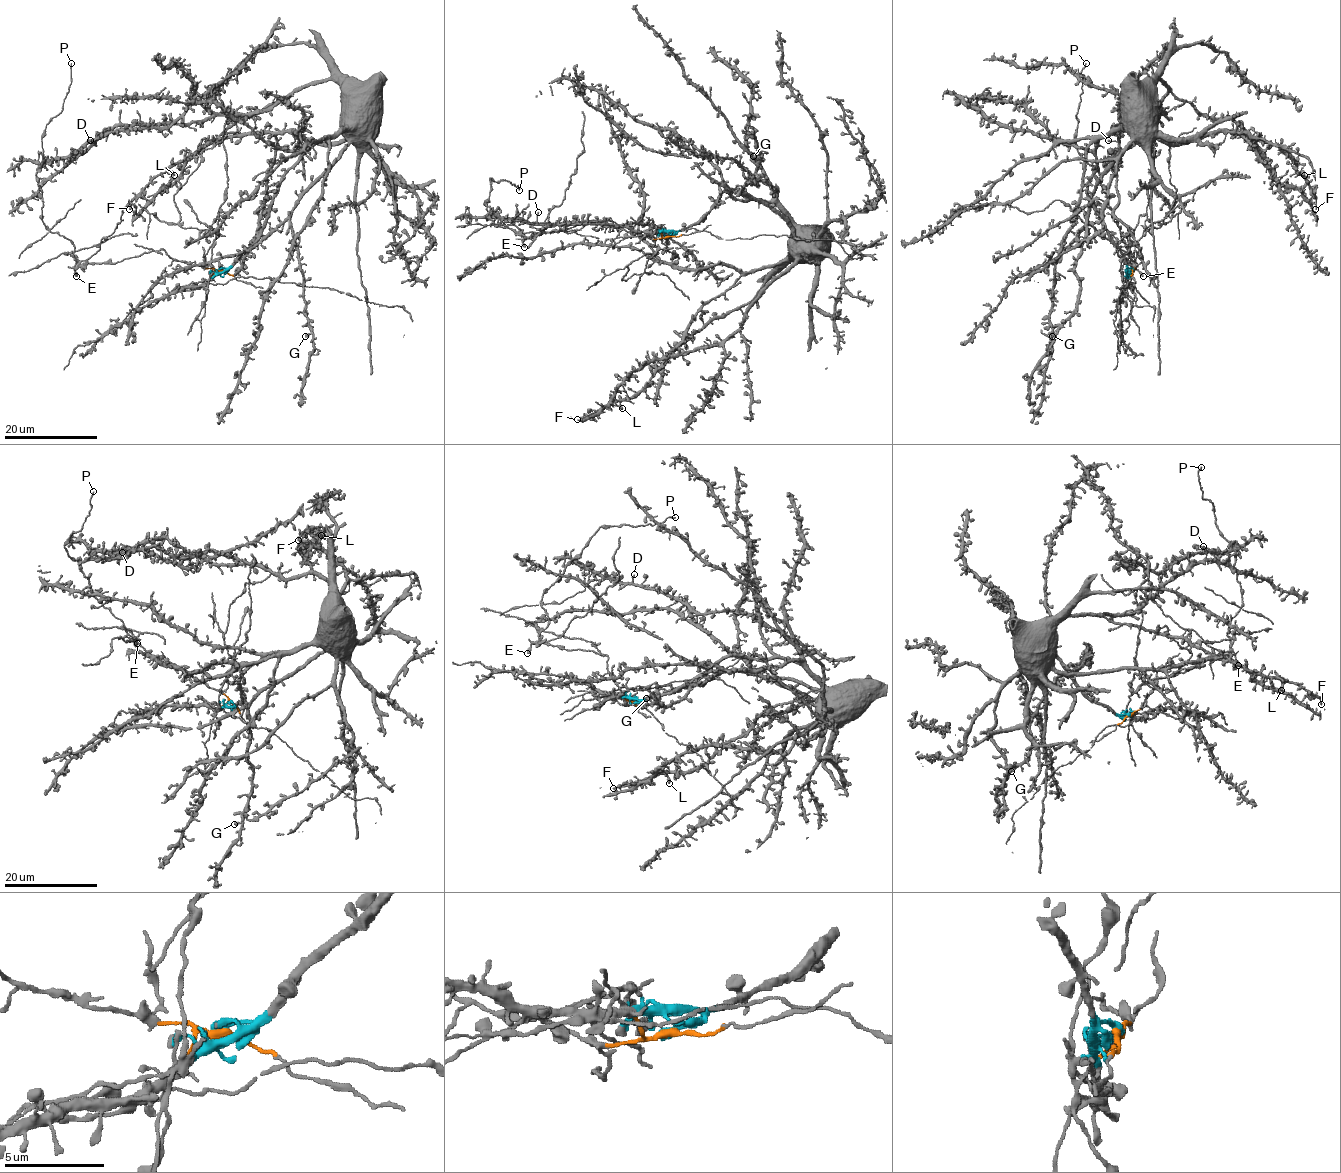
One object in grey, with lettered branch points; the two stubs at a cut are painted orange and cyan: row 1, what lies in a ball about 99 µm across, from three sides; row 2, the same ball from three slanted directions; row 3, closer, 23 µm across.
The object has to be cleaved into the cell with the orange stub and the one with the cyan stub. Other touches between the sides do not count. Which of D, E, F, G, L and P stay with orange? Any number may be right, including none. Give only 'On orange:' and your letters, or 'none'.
On orange: E, P

